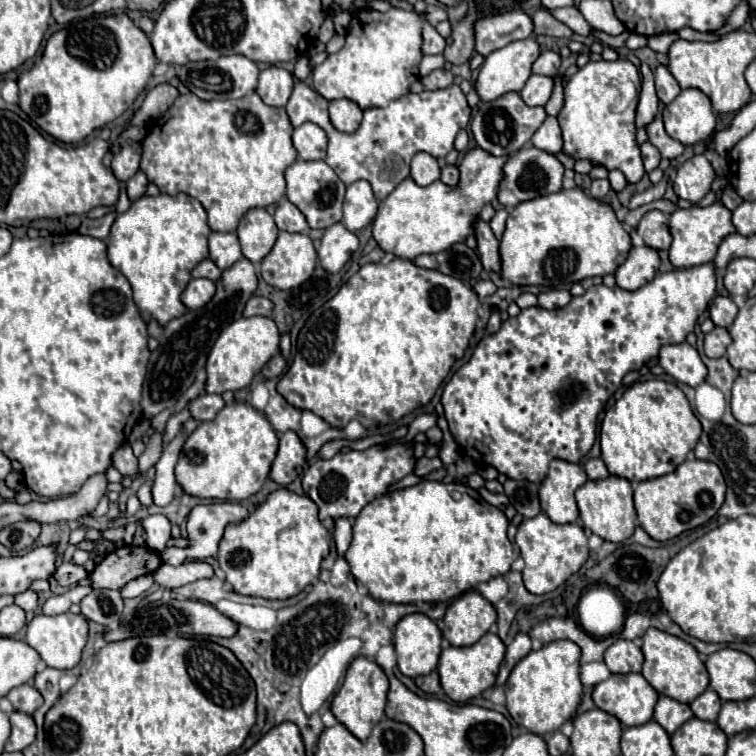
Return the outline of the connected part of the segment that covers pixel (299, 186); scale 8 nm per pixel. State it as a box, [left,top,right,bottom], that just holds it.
[286,161,346,229]

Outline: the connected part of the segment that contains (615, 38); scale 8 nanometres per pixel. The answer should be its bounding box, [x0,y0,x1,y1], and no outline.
[592,30,628,49]

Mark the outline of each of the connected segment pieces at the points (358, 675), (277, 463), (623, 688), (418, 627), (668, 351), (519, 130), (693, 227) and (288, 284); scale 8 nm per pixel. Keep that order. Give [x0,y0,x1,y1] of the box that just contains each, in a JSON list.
[[332,657,388,739],[270,431,306,485],[592,673,658,727],[394,613,442,679],[660,343,708,387],[470,91,548,155],[670,201,734,269],[262,231,316,290]]

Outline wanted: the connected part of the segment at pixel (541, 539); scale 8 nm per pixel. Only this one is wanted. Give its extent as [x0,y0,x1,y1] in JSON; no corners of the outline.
[516,513,588,595]

